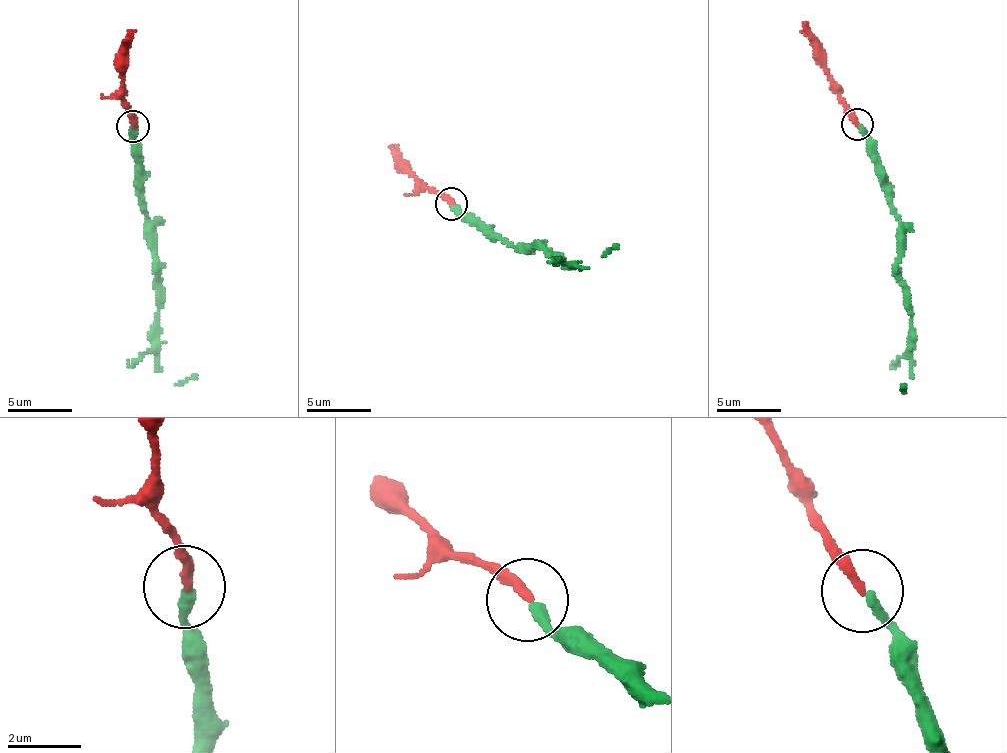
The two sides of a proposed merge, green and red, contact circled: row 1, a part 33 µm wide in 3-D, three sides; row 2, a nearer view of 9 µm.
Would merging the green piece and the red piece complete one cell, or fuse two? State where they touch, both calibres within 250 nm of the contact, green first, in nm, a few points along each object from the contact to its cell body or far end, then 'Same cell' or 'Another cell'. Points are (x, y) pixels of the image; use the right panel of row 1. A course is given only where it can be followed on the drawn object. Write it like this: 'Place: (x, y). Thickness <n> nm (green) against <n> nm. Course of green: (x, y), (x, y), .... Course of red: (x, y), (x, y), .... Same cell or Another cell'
Place: (857, 124). Thickness 300 nm (green) against 260 nm. Course of green: (859, 125), (891, 213), (900, 219), (901, 252), (897, 265), (912, 317), (912, 374), (904, 392), (903, 385). Course of red: (856, 125), (831, 79), (825, 54), (803, 22). Same cell

